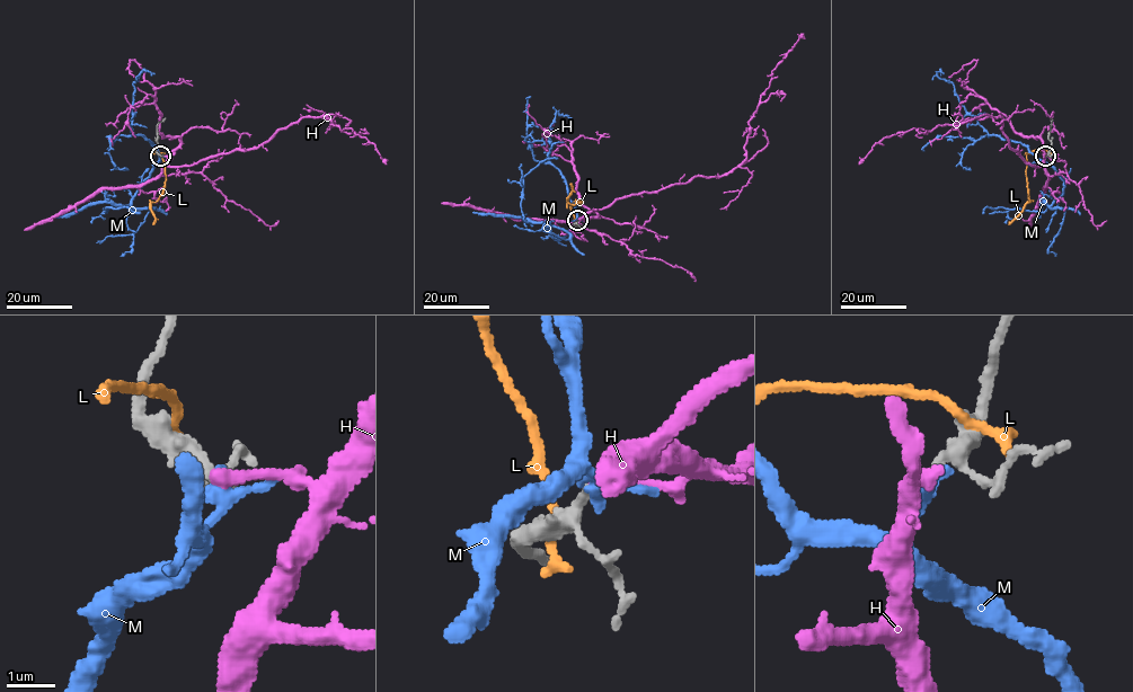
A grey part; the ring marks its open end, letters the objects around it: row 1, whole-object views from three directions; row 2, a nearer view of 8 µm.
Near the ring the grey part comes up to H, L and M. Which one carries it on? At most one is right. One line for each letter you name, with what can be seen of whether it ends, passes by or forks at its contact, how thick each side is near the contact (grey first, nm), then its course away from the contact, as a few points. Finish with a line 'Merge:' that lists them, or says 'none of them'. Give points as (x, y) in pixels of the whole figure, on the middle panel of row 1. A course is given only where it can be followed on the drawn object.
H: it ends | 200/280 nm | via (578, 221), (617, 200), (734, 170), (746, 158), (749, 121), (771, 71), (804, 34)
Merge: H

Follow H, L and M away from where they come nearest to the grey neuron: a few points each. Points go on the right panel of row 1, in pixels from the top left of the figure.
H: (1046, 156), (1042, 166), (1030, 165), (1010, 147), (1001, 129), (1001, 118), (985, 116), (884, 138), (859, 163)
L: (1049, 153), (1033, 150), (1026, 154), (1029, 202), (1008, 224)
M: (1046, 156), (1044, 160), (1063, 180), (1064, 189), (1044, 212), (987, 207), (983, 213)

